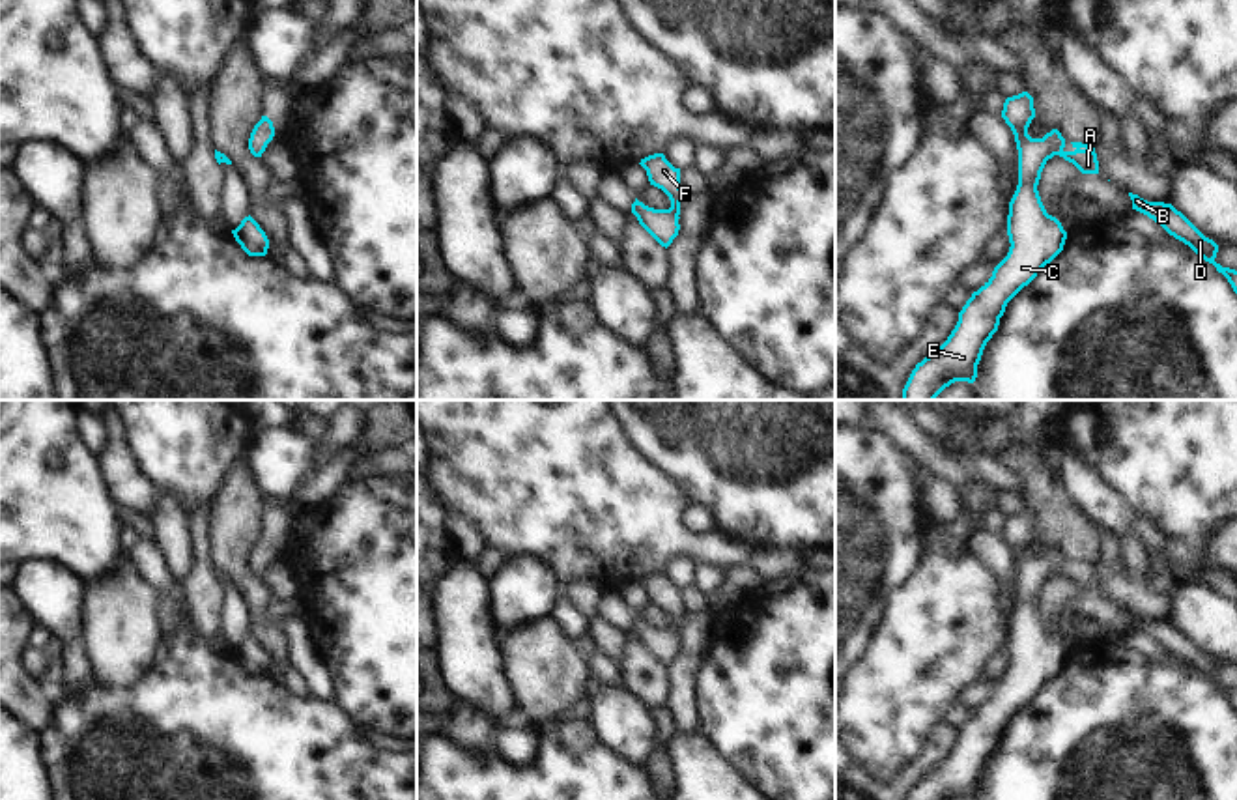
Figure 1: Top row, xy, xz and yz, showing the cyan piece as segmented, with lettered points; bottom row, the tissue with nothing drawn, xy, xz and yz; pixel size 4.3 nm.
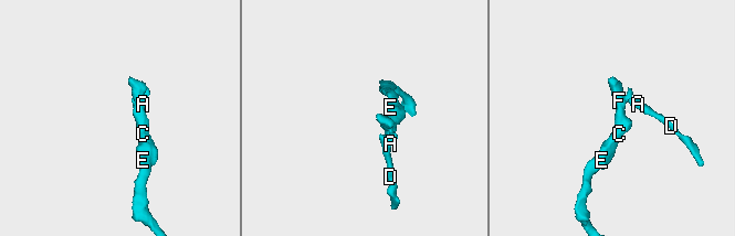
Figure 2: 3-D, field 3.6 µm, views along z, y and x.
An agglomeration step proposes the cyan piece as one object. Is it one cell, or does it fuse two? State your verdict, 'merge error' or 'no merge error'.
no merge error

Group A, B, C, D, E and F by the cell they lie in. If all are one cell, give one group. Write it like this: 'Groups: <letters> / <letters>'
Groups: A B C D E F

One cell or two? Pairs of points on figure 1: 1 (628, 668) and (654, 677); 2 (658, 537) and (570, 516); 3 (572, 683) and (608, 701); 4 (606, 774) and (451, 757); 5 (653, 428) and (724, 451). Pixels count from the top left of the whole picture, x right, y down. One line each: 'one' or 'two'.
1: one
2: one
3: two
4: one
5: one

